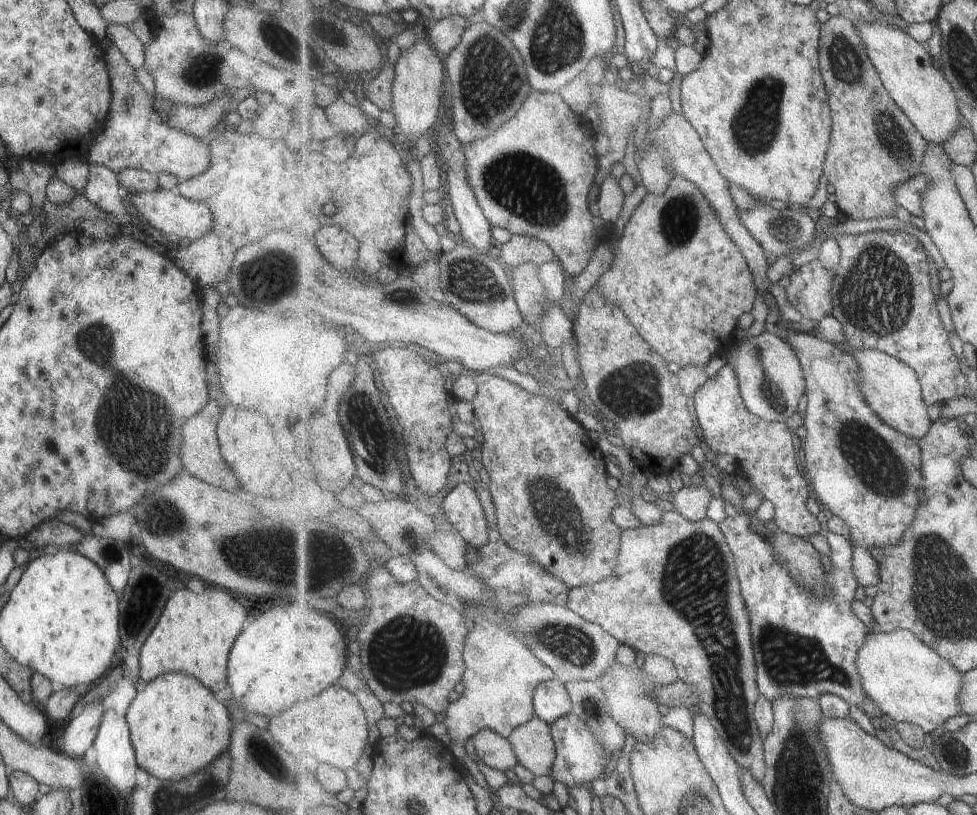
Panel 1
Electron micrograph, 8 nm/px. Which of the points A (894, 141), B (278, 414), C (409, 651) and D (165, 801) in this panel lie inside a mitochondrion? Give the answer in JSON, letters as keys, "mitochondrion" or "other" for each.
{"A":"mitochondrion","B":"other","C":"mitochondrion","D":"mitochondrion"}

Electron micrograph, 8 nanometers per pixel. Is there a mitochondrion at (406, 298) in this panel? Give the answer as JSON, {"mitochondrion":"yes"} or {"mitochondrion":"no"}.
{"mitochondrion":"no"}

